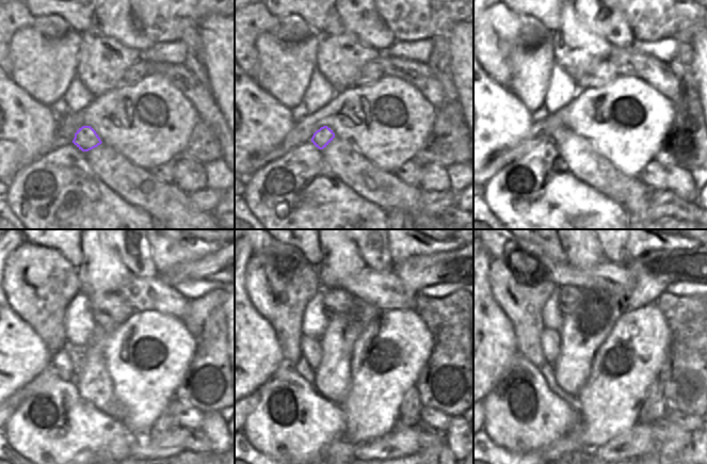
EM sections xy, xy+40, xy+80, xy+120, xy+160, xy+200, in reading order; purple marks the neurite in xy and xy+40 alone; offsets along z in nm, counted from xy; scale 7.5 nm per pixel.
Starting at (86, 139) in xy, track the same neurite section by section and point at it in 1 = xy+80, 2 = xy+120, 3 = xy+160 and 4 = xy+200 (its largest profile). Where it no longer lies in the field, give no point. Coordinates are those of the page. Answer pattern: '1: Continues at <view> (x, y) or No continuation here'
1: Continues at xy+80 (560, 136)
2: Continues at xy+120 (77, 355)
3: Continues at xy+160 (311, 350)
4: Continues at xy+200 (549, 339).

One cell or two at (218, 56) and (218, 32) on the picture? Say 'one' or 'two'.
one

